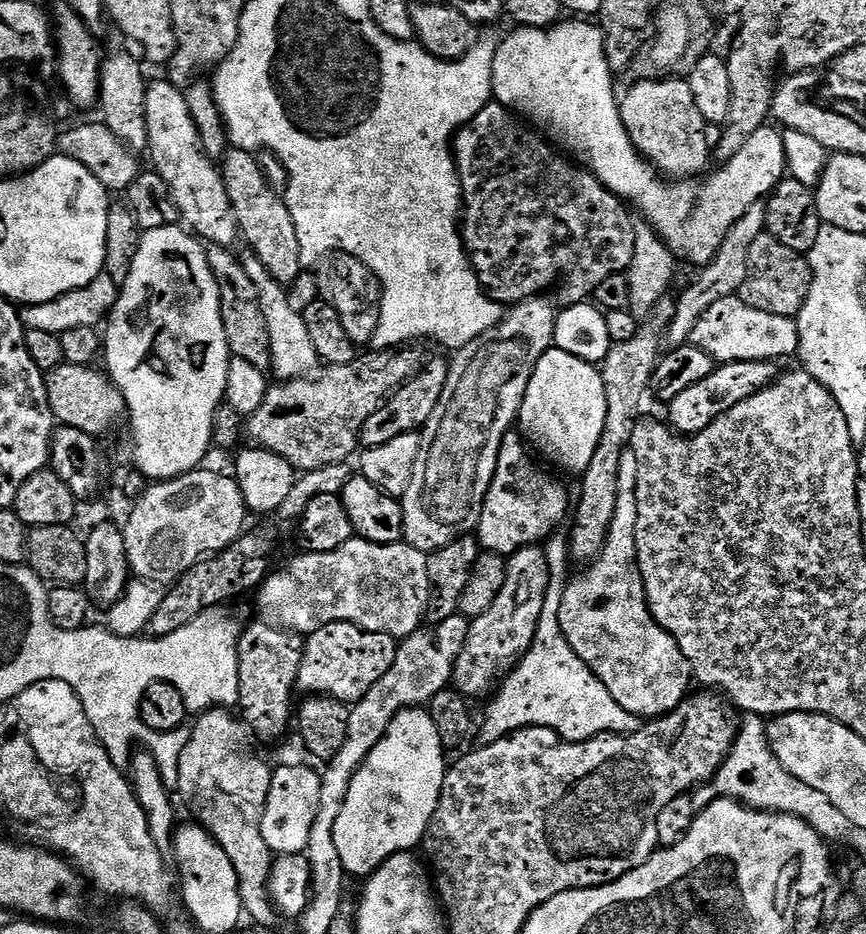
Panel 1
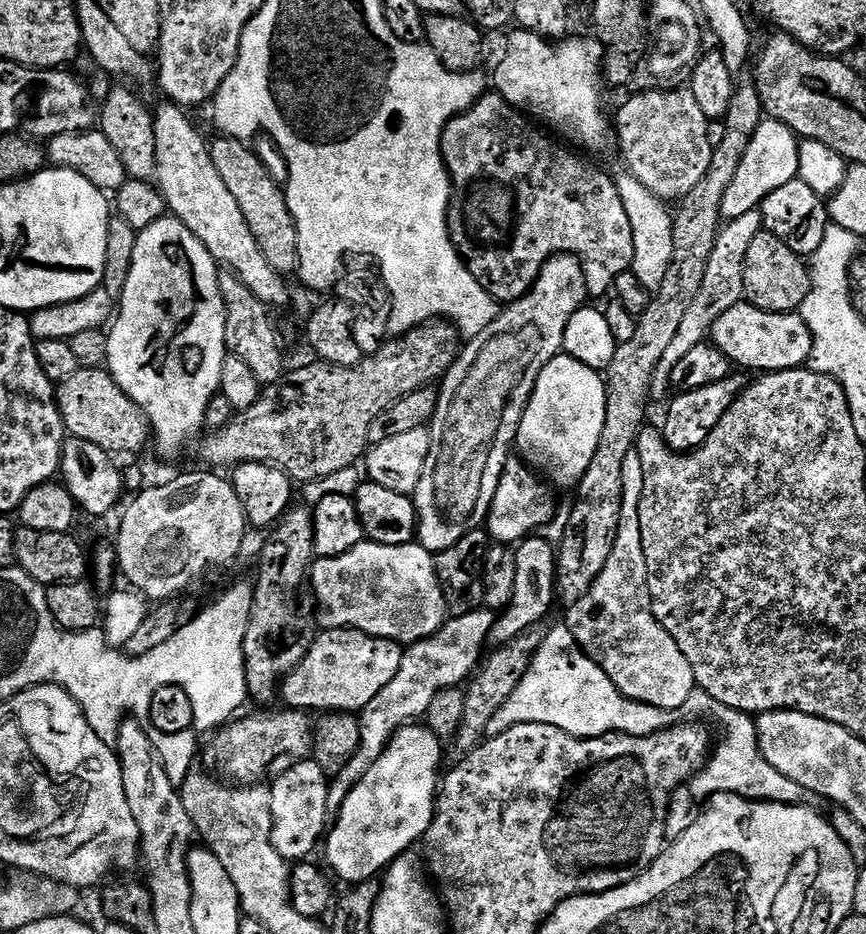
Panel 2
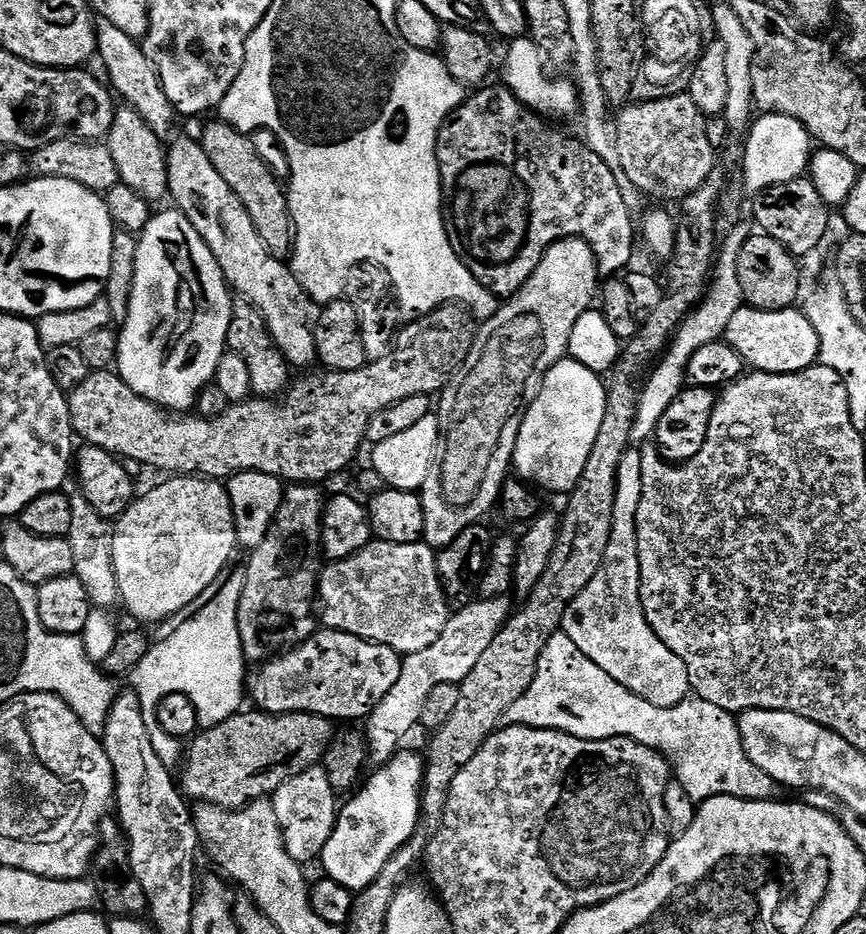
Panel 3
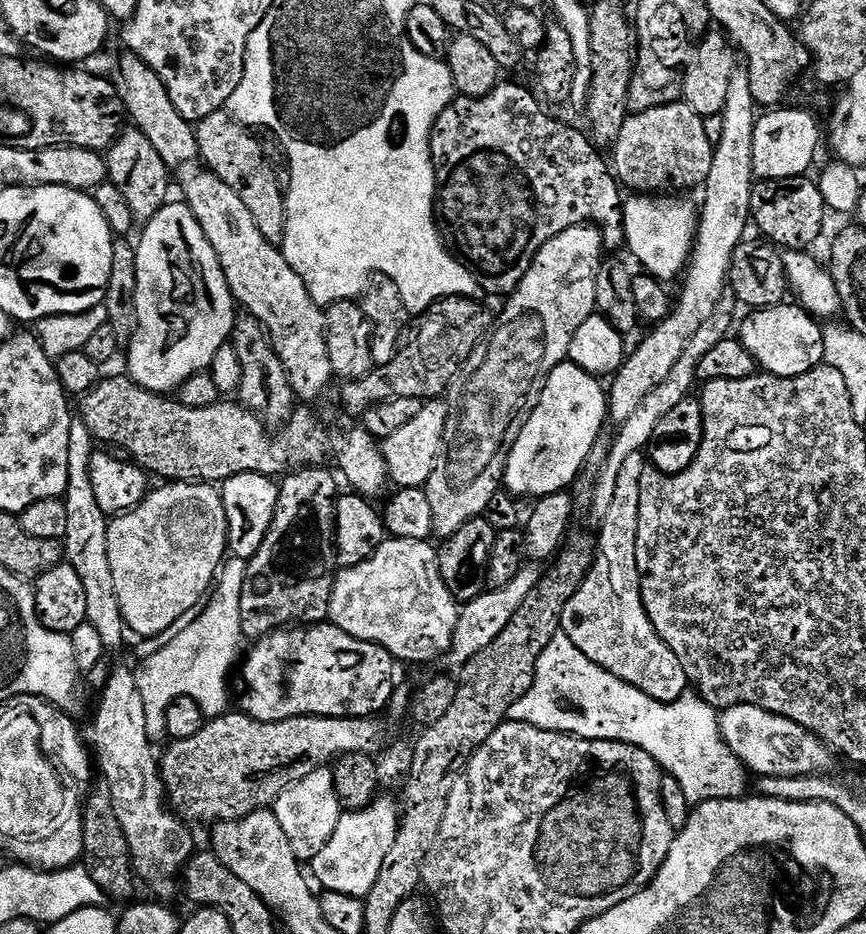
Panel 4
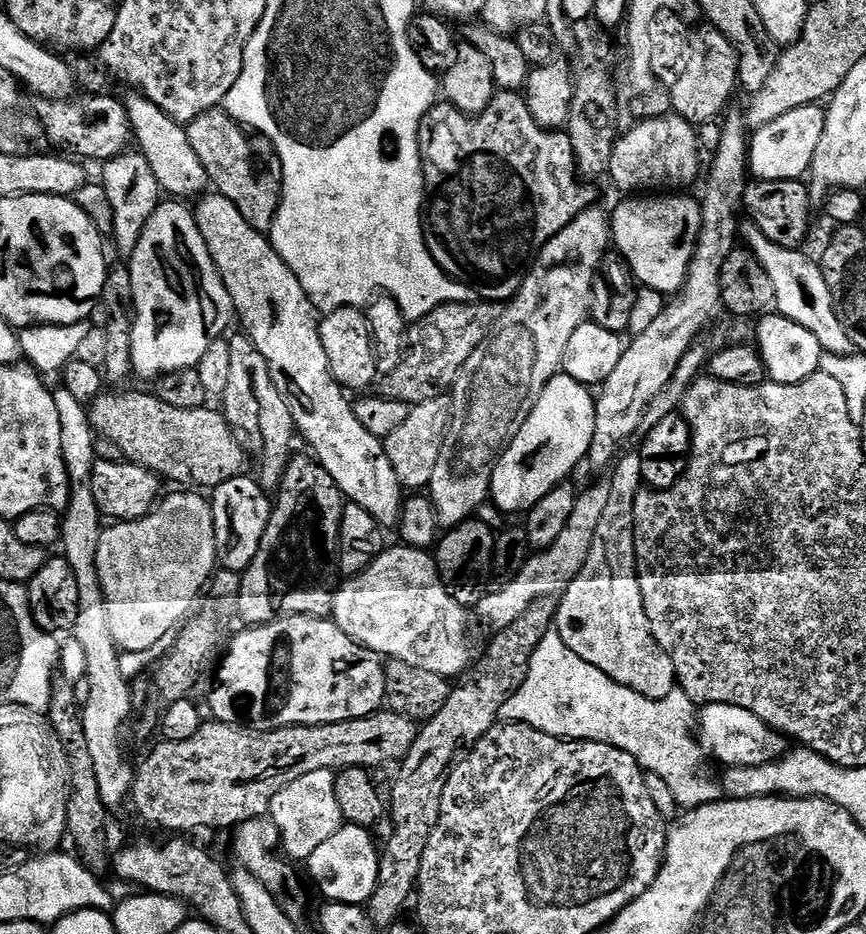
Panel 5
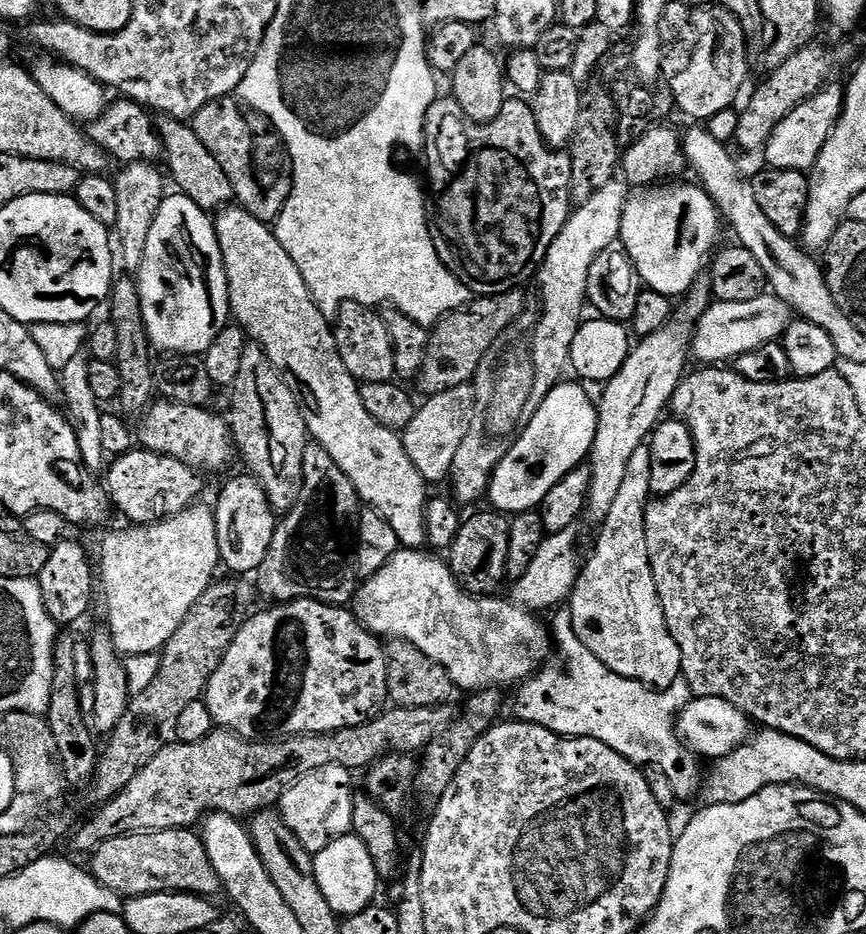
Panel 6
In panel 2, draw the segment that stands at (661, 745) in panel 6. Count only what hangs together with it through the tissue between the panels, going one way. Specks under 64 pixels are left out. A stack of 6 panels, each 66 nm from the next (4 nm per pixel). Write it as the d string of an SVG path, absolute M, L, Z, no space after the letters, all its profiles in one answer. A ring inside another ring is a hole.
M558 622L544 636L544 641L535 645L532 653L532 661L528 667L528 673L514 686L514 692L510 698L490 718L490 726L487 730L489 737L497 736L500 732L510 730L519 724L545 724L554 726L571 736L578 736L581 740L591 740L594 736L611 736L623 734L626 736L652 736L656 732L662 732L665 728L671 728L677 723L678 716L675 711L666 708L655 708L638 703L637 700L626 698L610 682L610 678L589 658L584 649L577 644L574 634L567 628L564 622ZM699 690L692 693L692 696L683 706L689 717L704 718L709 716L716 724L724 727L724 737L720 745L711 749L710 755L703 768L692 777L690 787L697 802L707 802L718 794L734 794L747 800L762 800L765 804L794 804L803 805L806 793L798 782L790 782L784 774L778 774L774 766L770 766L760 753L758 740L756 738L756 723L753 717L746 712L739 712L714 698L710 694Z

